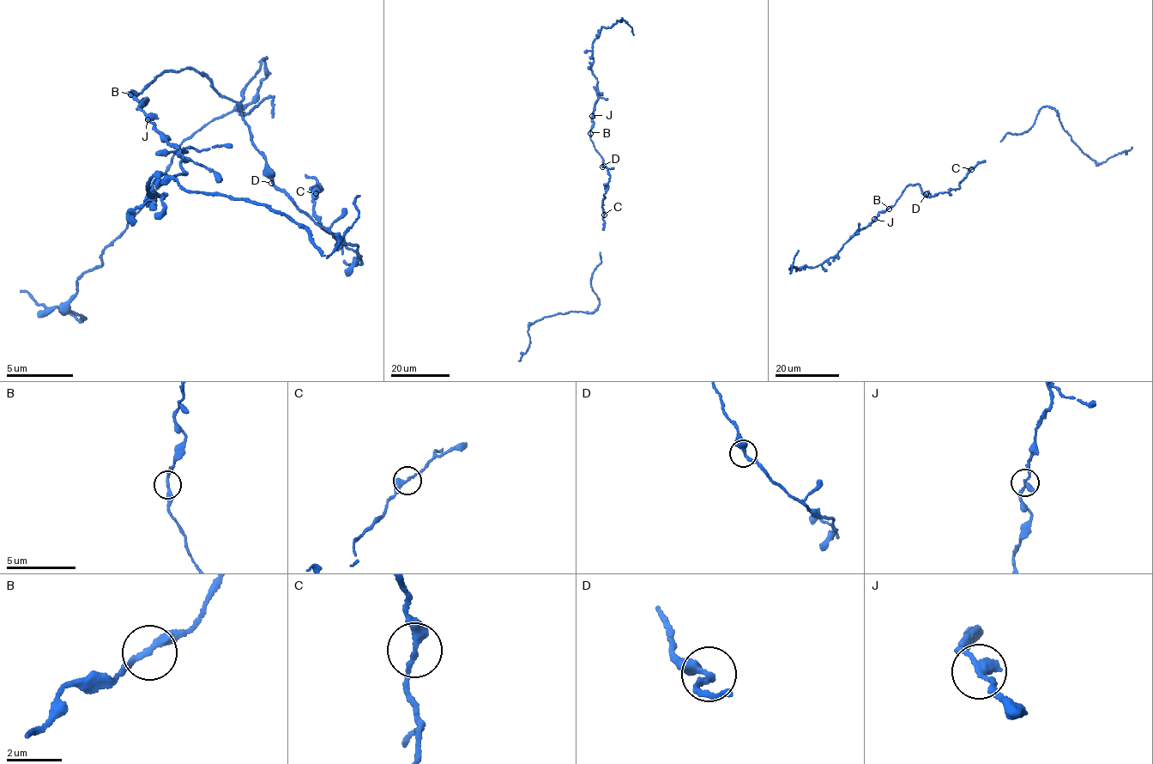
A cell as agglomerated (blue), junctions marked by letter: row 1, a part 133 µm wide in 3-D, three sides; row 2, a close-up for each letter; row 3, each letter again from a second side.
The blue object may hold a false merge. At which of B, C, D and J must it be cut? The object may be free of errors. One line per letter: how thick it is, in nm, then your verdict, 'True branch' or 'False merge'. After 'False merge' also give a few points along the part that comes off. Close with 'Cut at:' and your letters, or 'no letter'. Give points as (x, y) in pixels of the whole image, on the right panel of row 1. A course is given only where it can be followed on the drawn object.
B: Thickness 260 nm. True branch
C: Thickness 300 nm. True branch
D: Thickness 340 nm. True branch
J: Thickness 280 nm. True branch
Cut at: no letter

